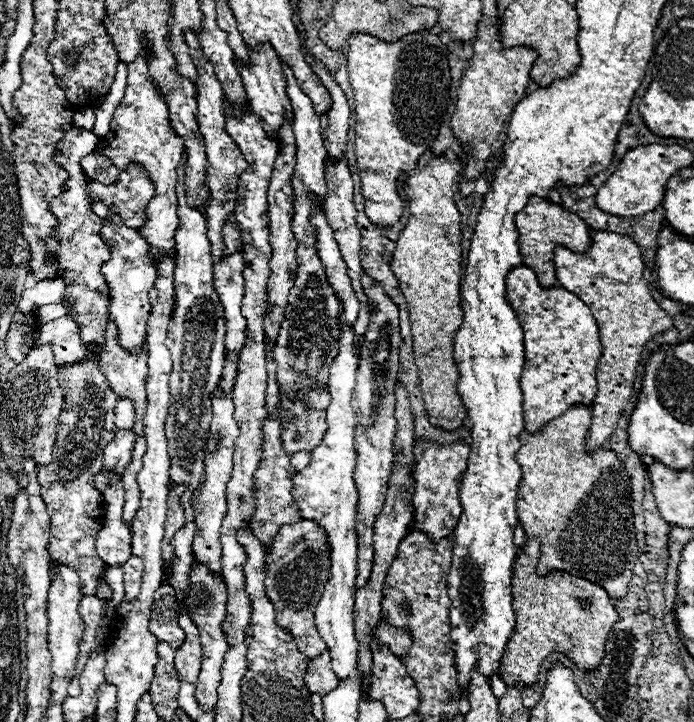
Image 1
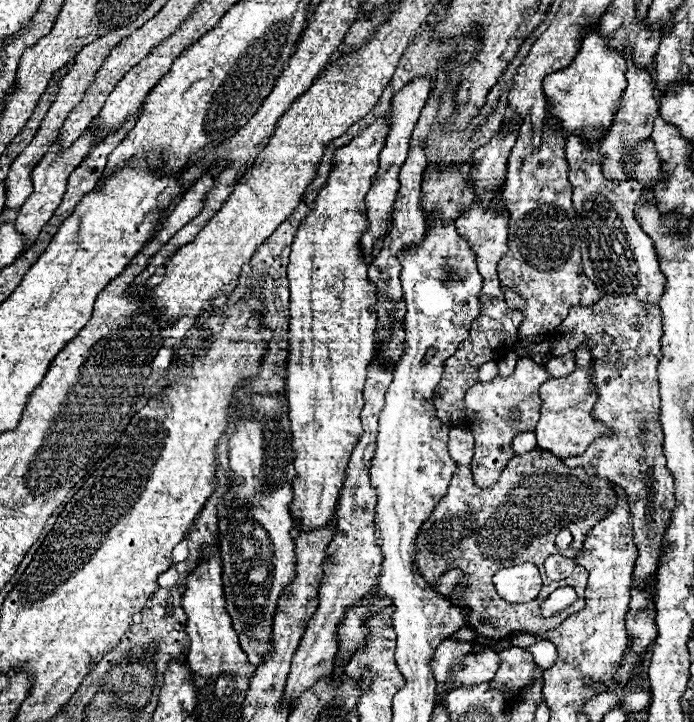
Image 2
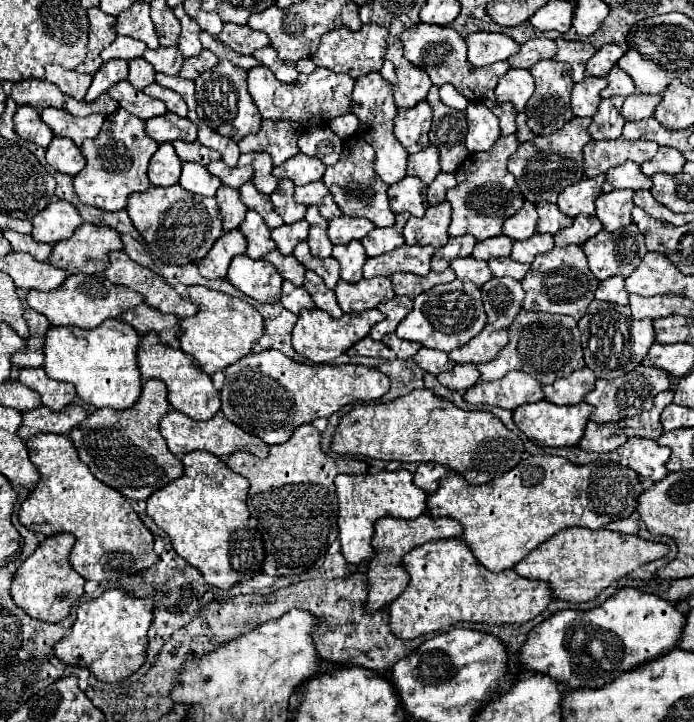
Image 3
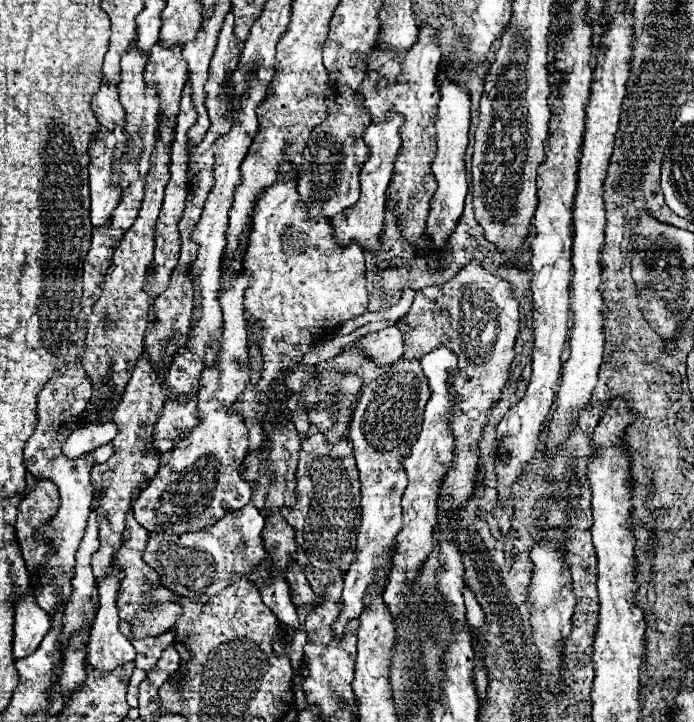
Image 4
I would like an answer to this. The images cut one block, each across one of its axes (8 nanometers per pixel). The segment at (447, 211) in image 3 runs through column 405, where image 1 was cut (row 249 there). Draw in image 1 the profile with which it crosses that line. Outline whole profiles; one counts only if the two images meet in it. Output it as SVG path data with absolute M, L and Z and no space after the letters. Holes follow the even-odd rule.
M234 216L228 218L228 222L226 222L226 226L224 226L226 254L232 254L232 252L238 250L238 246L242 244L242 236L240 236L240 234L242 234L242 232L240 232L240 228L238 228L238 224L236 224L236 220L234 220Z

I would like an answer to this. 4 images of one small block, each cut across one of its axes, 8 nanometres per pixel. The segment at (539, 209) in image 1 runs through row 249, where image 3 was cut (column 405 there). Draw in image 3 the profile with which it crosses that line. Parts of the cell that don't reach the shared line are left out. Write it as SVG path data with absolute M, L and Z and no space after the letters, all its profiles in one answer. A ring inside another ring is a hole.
M424 512L422 516L414 518L414 520L400 520L400 518L382 518L376 522L374 526L374 550L376 556L368 562L368 608L370 612L380 610L382 606L394 602L400 592L406 588L406 584L410 582L410 574L406 572L406 568L402 566L402 556L408 554L412 548L418 548L426 542L432 540L440 540L440 538L460 538L462 536L462 524L454 518L446 518L446 516L432 516L430 512Z

